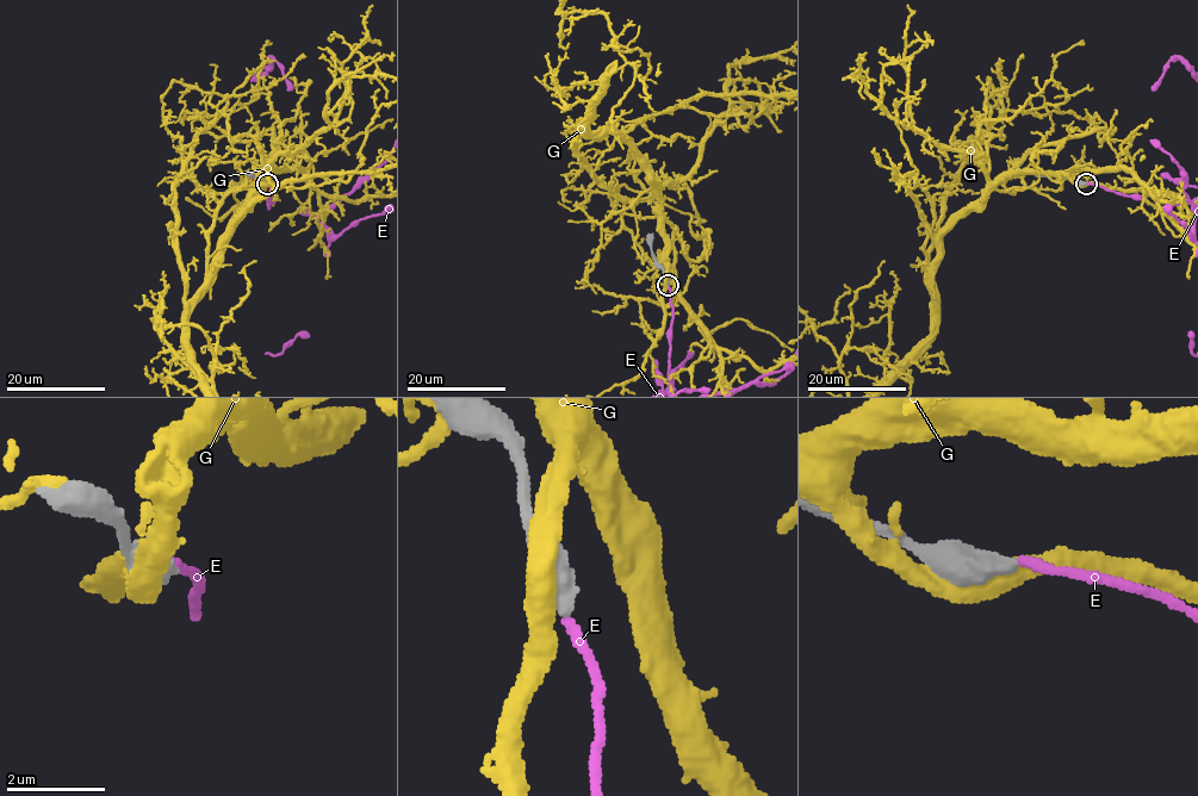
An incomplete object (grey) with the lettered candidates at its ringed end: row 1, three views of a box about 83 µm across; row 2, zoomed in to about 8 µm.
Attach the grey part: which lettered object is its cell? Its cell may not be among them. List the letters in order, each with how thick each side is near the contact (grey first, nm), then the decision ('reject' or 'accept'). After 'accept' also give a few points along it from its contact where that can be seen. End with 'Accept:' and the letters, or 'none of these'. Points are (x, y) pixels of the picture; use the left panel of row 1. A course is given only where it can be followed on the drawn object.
E: calibres 480 and 190 nm; accept
G: calibres 750 and 500 nm; reject
Accept: E

